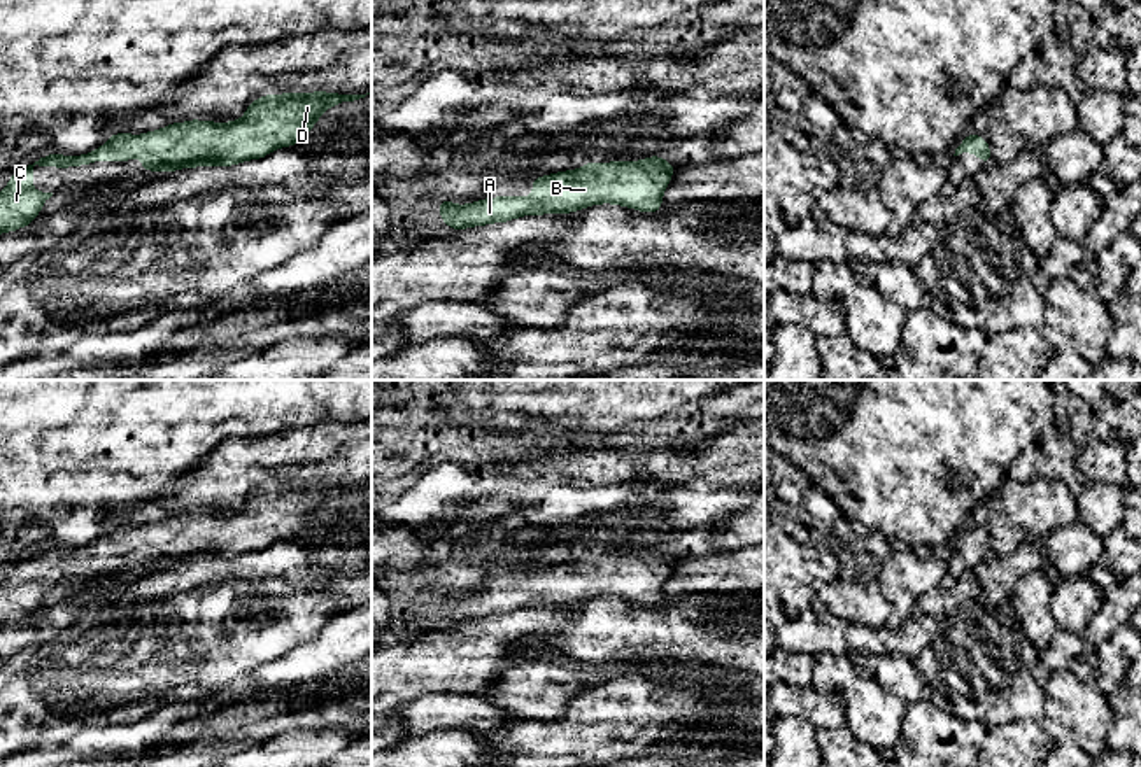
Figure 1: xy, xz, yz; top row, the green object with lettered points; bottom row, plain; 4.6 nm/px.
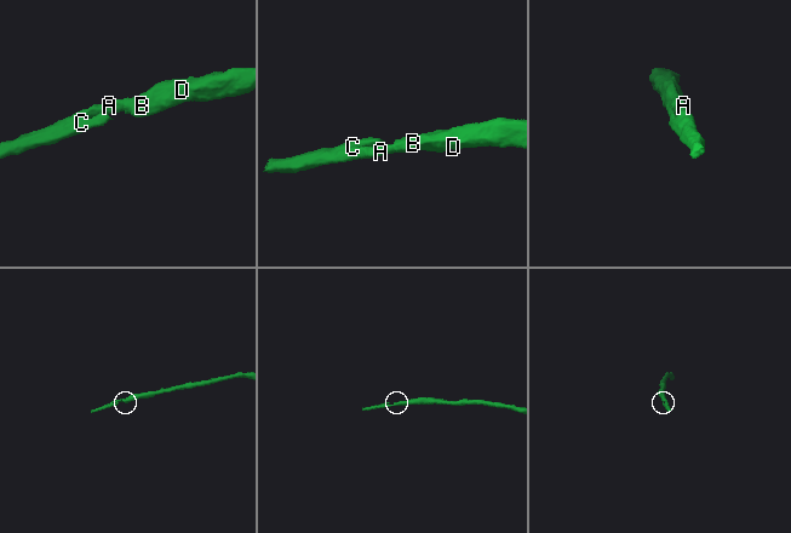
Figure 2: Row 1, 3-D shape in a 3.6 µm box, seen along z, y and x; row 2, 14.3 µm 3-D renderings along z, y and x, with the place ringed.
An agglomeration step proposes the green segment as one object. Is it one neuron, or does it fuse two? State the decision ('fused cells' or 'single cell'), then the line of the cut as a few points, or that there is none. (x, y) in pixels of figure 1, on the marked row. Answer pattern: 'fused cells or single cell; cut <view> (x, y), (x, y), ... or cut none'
single cell; cut none

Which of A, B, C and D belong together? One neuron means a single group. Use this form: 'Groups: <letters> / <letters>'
Groups: A B C D

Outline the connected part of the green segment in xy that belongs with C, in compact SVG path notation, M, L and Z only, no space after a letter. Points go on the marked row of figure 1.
M282 93L252 100L242 119L214 123L189 119L172 123L142 135L112 133L107 142L81 156L51 152L33 165L12 173L0 193L0 235L32 224L53 193L33 191L33 166L86 166L93 161L142 159L142 172L167 173L196 166L233 166L261 159L280 147L298 145L321 114L338 103L354 102L366 95L342 93Z

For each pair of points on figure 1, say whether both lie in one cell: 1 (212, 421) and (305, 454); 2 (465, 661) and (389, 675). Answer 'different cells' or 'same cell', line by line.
1: different cells
2: same cell

